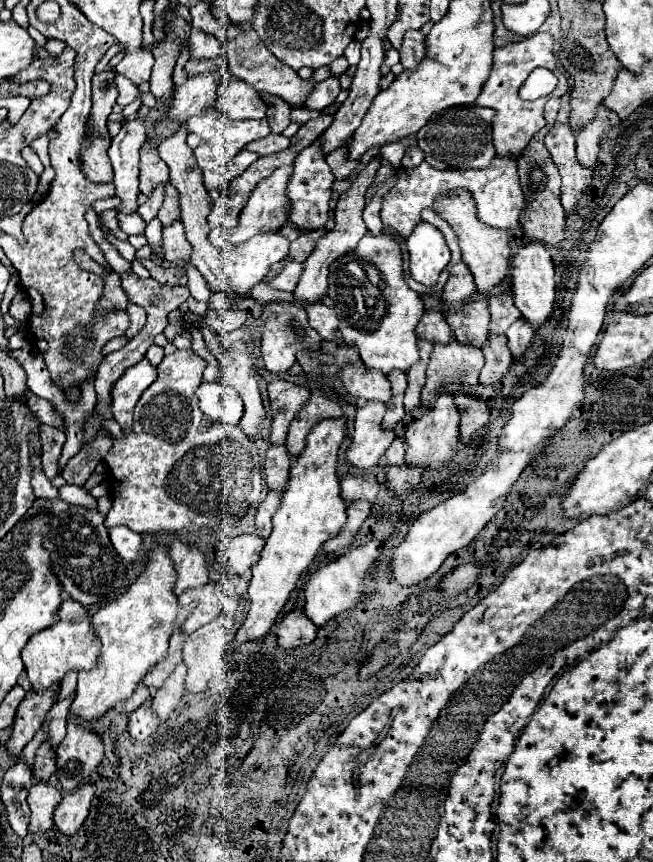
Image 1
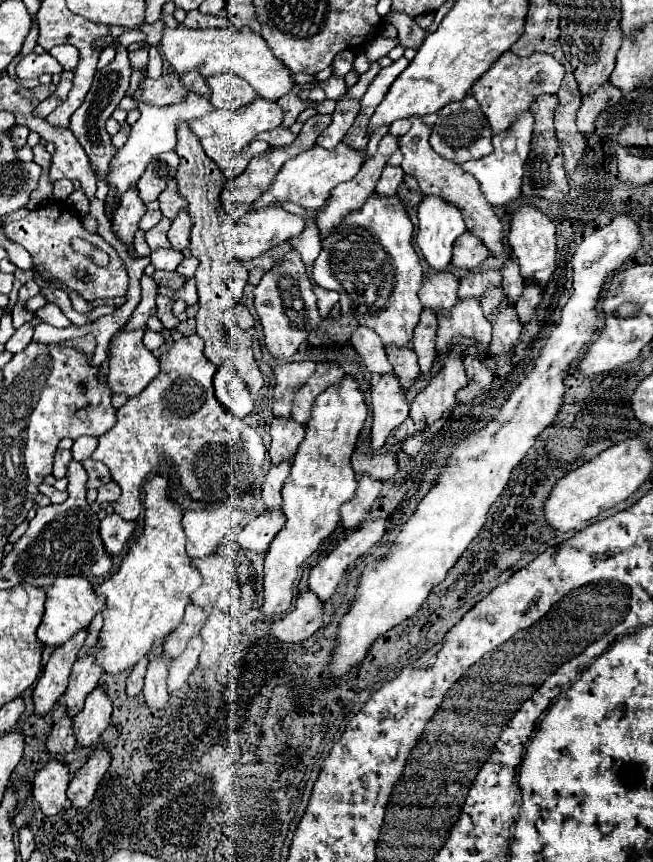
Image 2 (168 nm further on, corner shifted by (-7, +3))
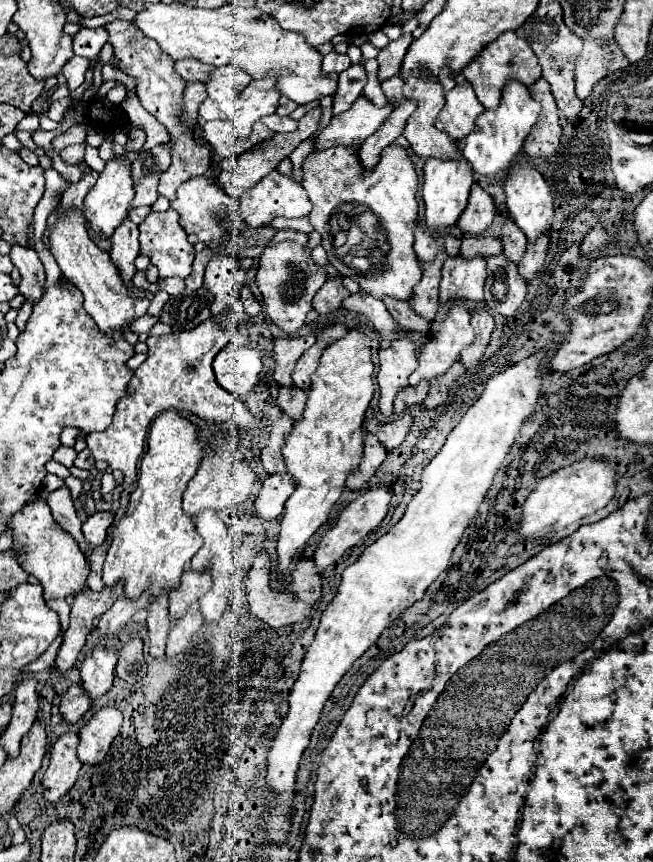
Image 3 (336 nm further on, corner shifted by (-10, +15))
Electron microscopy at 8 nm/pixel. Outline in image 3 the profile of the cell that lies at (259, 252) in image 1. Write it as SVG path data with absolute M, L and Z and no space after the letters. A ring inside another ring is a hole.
M270 172L258 182L256 188L248 190L240 198L242 220L250 228L264 228L276 216L308 216L312 204L306 196L306 190L288 176Z

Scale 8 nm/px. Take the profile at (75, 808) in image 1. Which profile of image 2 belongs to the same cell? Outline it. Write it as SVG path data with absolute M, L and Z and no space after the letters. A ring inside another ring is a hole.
M99 744L91 752L87 762L73 774L67 796L75 808L85 808L93 800L95 788L97 788L99 780L103 778L105 770L109 768L109 760L111 760L109 750Z

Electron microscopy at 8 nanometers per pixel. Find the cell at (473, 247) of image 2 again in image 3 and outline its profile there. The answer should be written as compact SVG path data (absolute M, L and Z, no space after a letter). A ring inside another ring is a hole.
M474 184L472 192L470 192L468 206L462 212L462 216L458 218L456 226L466 236L482 236L490 228L494 214L496 214L494 200L478 184Z

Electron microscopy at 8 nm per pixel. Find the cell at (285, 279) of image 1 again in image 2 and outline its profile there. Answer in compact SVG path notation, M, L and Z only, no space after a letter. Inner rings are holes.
M291 250L281 260L275 262L271 270L267 270L261 278L261 282L253 290L255 294L255 310L259 314L263 332L265 332L265 344L269 352L275 358L289 358L297 352L303 340L307 340L309 332L317 328L321 316L317 310L317 298L313 294L313 284L307 278L305 264L299 256L299 252Z

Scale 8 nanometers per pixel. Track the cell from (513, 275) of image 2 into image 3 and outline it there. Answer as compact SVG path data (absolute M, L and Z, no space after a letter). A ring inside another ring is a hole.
M508 218L506 224L502 226L502 248L504 248L504 256L508 260L512 260L514 264L520 264L522 256L526 254L526 246L528 246L528 240L526 236L518 230L518 226Z

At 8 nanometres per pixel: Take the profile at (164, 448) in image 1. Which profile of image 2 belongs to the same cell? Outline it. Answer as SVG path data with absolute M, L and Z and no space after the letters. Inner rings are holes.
M187 336L173 342L171 348L159 356L159 366L159 374L147 384L147 388L137 396L131 396L127 404L117 410L115 426L99 436L97 448L91 454L93 460L99 460L109 468L111 478L119 484L121 498L113 504L113 510L125 520L135 520L143 512L143 482L155 472L171 470L191 498L205 504L243 496L249 492L251 484L257 484L263 476L263 460L267 456L263 440L249 424L227 412L227 408L215 400L213 374L217 368L203 354L203 340L199 336Z

